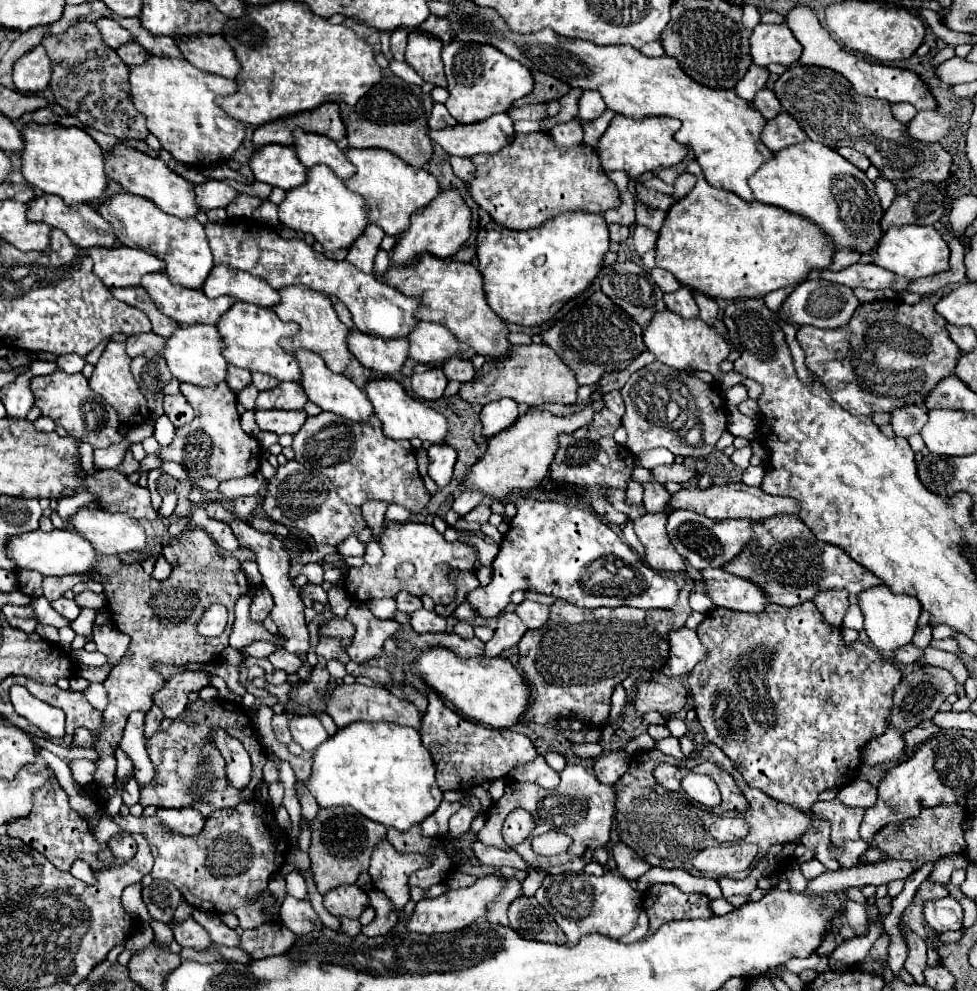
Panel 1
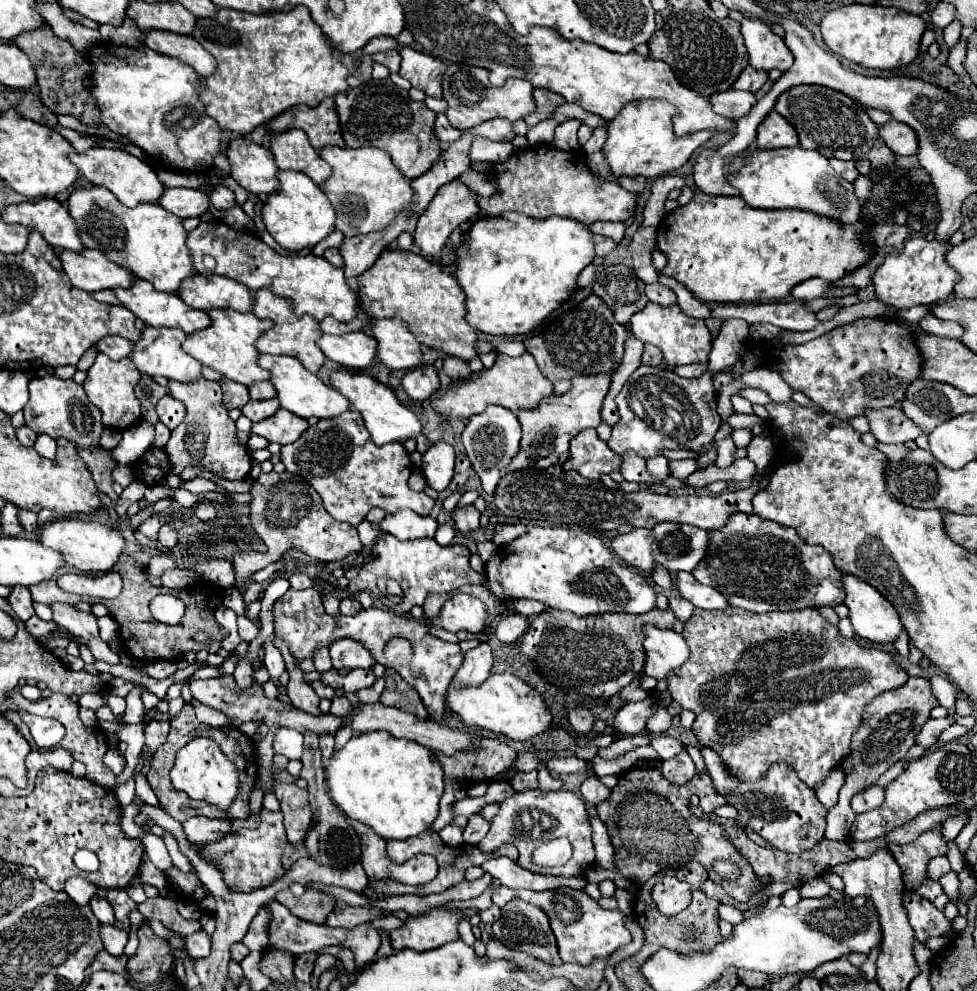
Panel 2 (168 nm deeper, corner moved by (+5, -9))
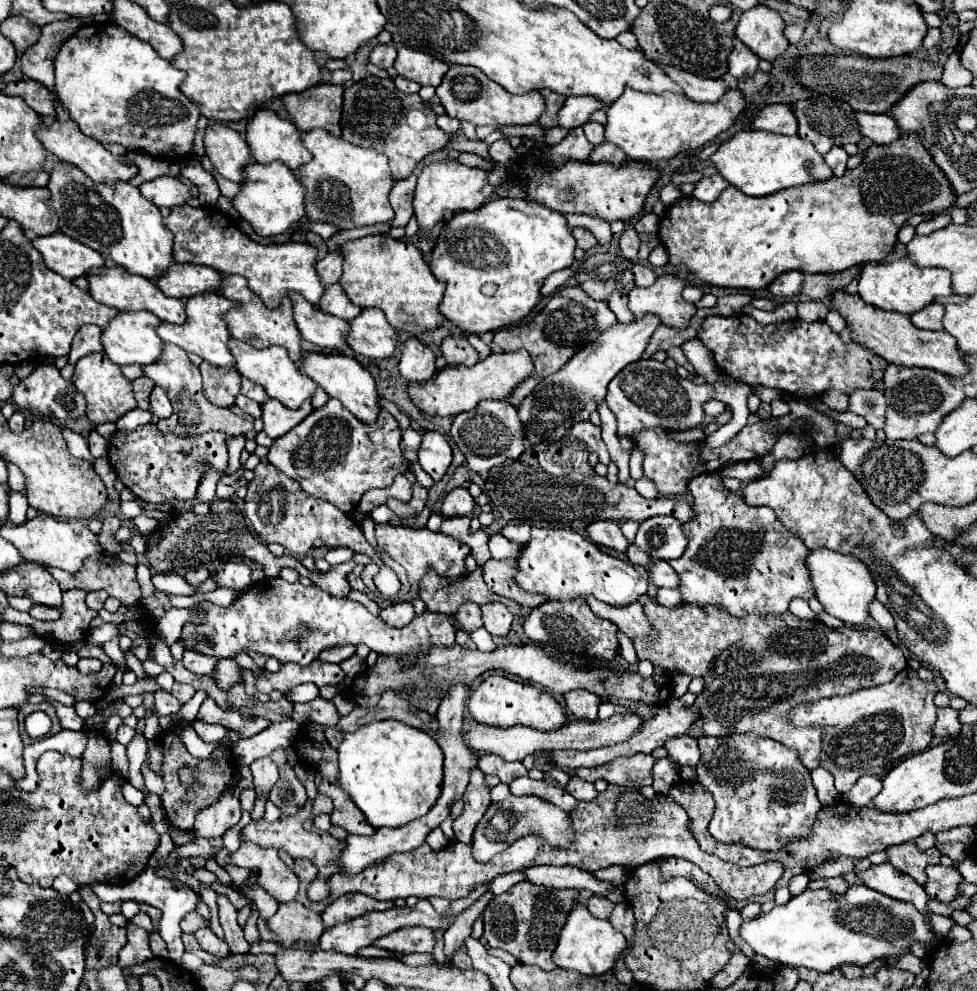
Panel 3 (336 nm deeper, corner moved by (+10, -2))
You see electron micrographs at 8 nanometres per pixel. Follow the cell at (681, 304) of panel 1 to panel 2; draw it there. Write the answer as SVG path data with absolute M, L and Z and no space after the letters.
M646 284L646 296L650 302L656 302L660 306L676 304L676 294L662 284Z

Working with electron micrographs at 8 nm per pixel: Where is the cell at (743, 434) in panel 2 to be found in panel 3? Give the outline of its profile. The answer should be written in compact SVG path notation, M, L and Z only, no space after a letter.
M699 339L685 341L683 343L683 353L687 355L687 359L695 367L695 371L705 377L707 383L714 383L719 379L721 371L713 363L713 355L711 355L711 351Z

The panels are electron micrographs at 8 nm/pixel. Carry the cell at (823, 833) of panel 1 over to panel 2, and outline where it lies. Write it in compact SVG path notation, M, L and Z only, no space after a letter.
M702 748L700 752L704 756L706 772L712 780L714 790L722 794L728 800L728 804L738 810L738 816L734 818L738 828L742 830L750 828L766 842L770 842L772 848L782 852L792 852L792 854L810 850L824 836L828 810L818 802L814 790L798 778L794 768L790 768L784 762L774 762L768 766L768 770L762 774L760 780L756 782L740 780L726 770L726 766L720 762L714 750Z

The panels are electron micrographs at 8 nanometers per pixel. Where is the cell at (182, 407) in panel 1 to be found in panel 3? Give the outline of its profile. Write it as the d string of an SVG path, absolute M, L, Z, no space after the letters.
M155 387L153 393L151 393L151 411L153 411L153 415L157 415L159 419L167 419L167 417L171 417L171 413L173 413L171 401L169 401L167 393L165 393L161 387Z

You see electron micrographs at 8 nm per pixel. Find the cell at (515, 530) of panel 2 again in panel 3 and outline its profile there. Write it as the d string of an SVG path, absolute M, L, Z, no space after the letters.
M509 523L499 533L519 545L525 545L529 541L529 525L525 525L525 523Z

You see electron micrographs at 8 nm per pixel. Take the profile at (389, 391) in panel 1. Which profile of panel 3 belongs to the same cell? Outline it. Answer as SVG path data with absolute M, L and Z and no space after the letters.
M309 353L303 361L301 373L309 375L329 397L339 399L357 419L363 423L377 423L377 415L383 409L379 403L377 383L367 369L363 369L353 357L345 355L323 355L323 353Z

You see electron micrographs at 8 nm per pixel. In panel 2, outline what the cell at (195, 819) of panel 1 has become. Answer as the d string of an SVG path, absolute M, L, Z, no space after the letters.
M196 816L196 818L190 818L188 822L184 822L182 826L184 826L184 832L186 832L190 842L210 844L210 842L222 840L230 832L232 822L230 820L226 822L226 820L210 820L210 818Z

